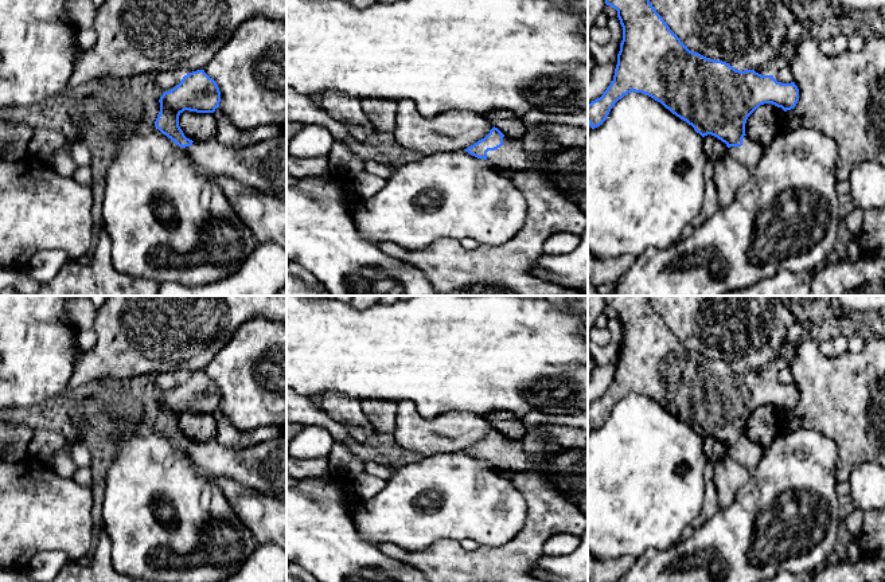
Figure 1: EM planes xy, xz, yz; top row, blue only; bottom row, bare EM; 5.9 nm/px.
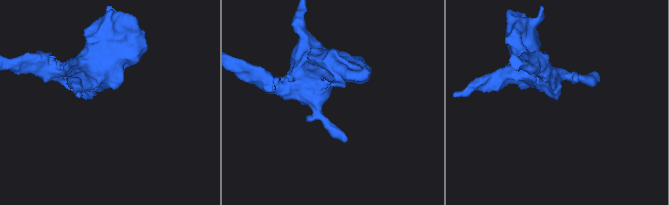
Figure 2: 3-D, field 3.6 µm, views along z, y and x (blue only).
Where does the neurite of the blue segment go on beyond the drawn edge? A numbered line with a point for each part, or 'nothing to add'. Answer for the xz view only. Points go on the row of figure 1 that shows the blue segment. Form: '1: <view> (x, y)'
1: xz (511, 157)

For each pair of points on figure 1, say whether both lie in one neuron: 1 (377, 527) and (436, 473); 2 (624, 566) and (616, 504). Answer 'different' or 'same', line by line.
1: same
2: different

